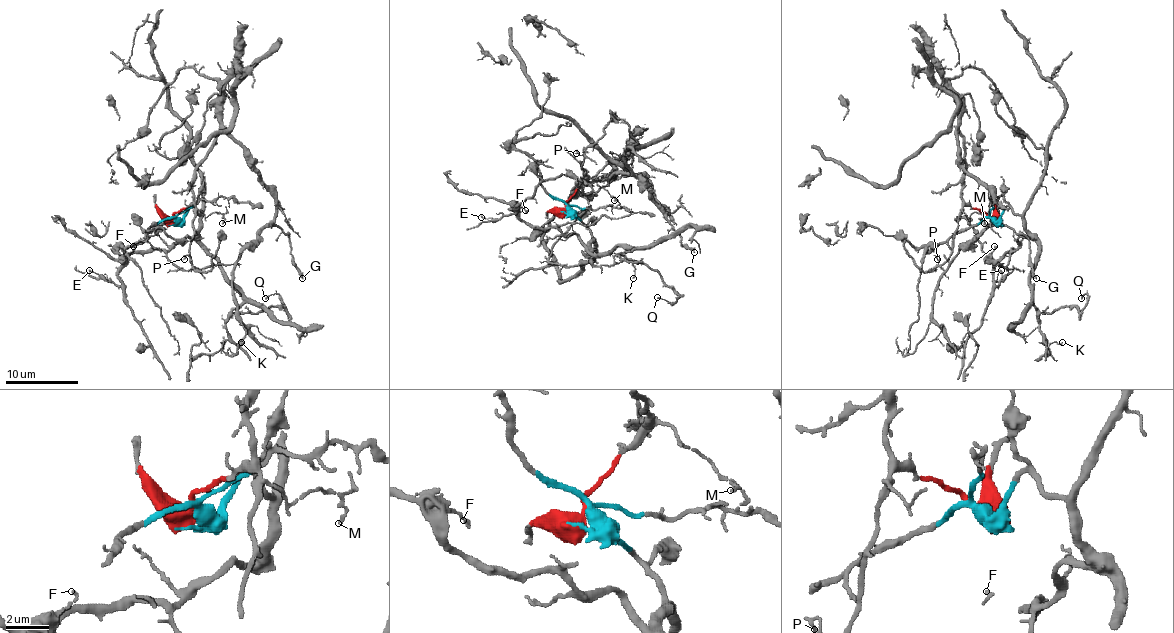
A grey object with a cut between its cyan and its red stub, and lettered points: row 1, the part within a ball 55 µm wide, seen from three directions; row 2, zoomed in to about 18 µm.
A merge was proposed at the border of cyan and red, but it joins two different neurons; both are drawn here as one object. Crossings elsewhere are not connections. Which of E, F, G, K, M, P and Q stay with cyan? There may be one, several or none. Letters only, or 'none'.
E, F, K, Q

